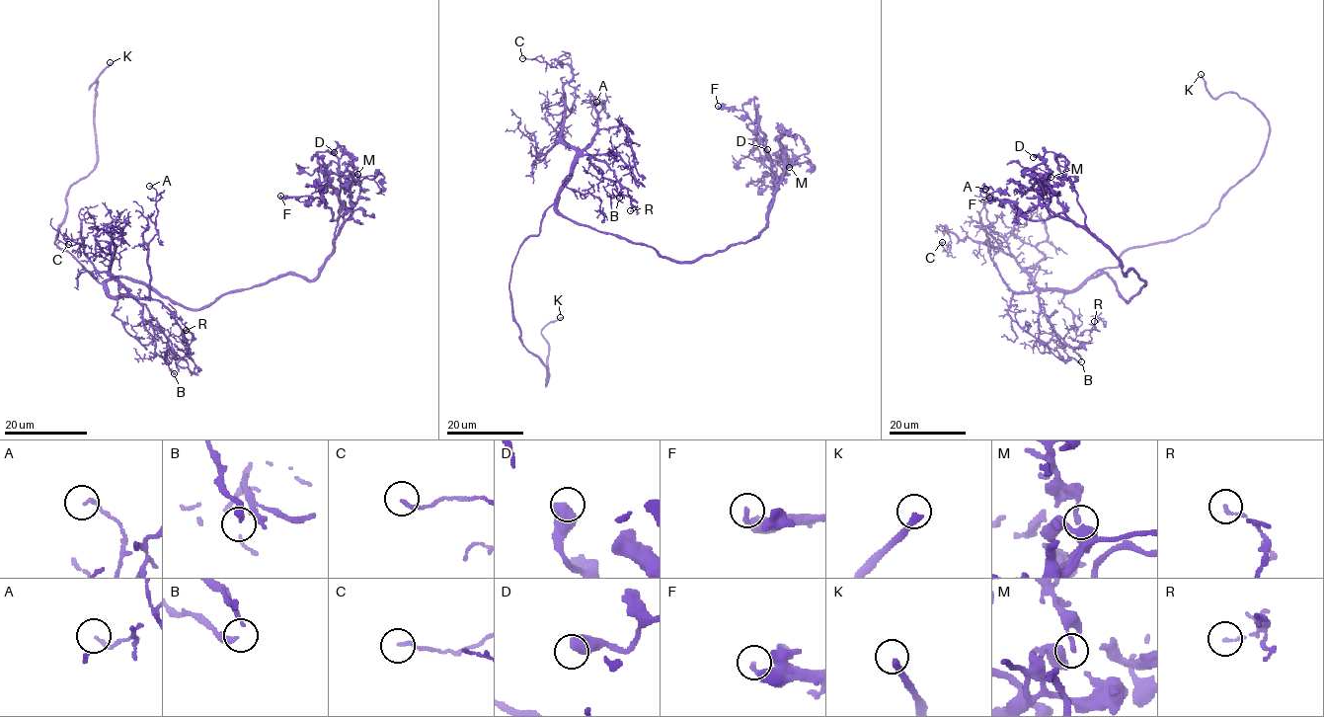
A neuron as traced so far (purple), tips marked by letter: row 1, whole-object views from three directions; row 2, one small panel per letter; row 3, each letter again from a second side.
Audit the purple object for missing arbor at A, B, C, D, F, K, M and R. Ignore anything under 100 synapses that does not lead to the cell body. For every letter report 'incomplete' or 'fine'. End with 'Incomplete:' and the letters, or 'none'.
A: fine
B: fine
C: fine
D: fine
F: fine
K: incomplete
M: fine
R: fine
Incomplete: K

